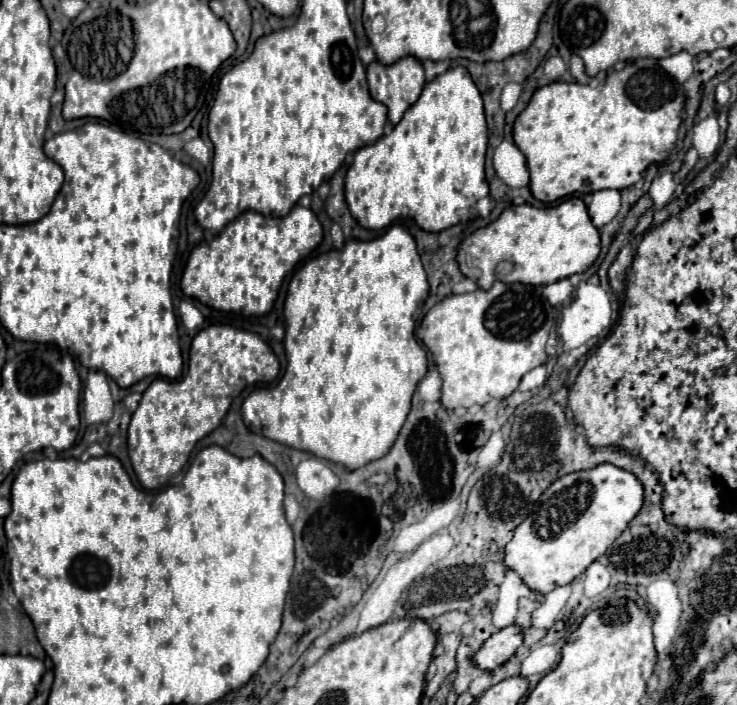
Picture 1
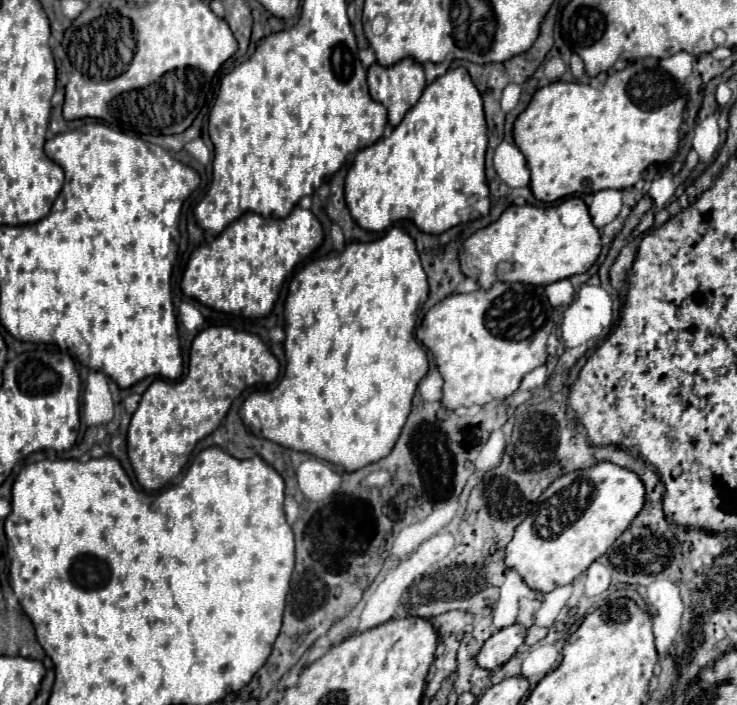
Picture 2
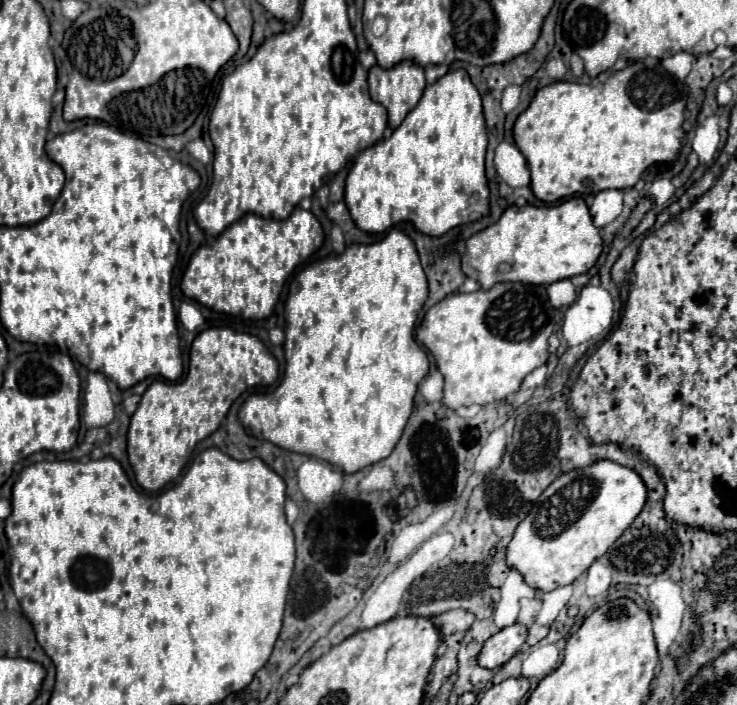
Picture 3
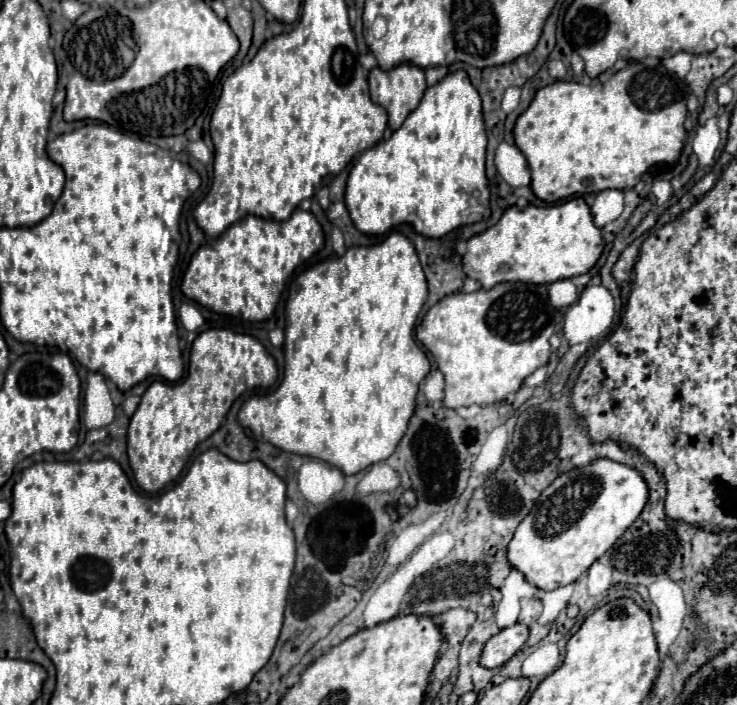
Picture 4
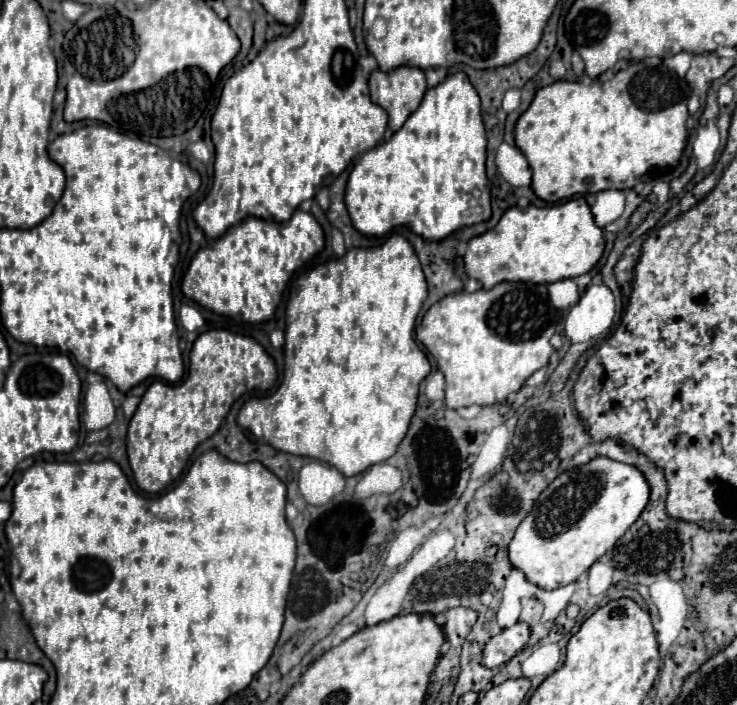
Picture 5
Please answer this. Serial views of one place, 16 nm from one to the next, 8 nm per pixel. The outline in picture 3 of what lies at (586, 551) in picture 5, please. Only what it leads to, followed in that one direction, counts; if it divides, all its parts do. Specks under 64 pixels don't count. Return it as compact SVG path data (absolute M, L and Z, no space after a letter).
M600 460L584 470L566 472L542 492L530 514L518 524L506 548L506 564L518 570L528 586L542 592L572 584L594 560L606 554L644 504L646 486L626 466Z

